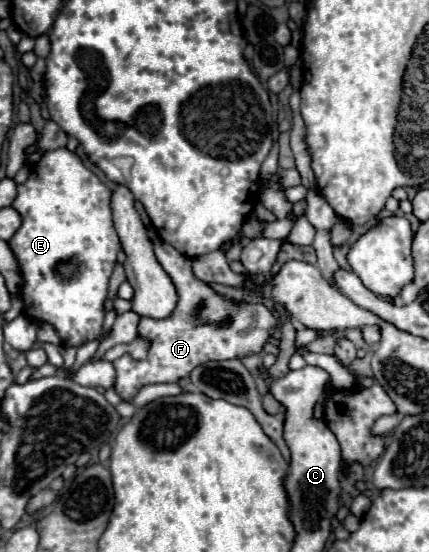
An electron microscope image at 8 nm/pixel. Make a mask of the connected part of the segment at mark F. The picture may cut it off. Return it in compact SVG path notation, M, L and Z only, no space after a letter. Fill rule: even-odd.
M156 238L152 244L154 244L158 262L162 264L162 268L168 272L168 276L174 280L174 286L178 288L178 306L166 320L150 320L150 318L140 320L138 332L142 332L142 336L150 336L152 340L152 348L144 360L136 362L136 360L130 360L130 356L126 354L114 360L114 368L116 368L114 388L126 402L130 402L144 384L178 382L180 378L186 378L198 364L204 364L210 360L242 358L246 354L260 352L278 326L278 320L266 306L230 304L214 290L210 290L206 284L202 284L192 274L190 258L182 256L174 246L166 244L160 238ZM198 300L210 300L210 304L206 304L202 312L196 312ZM202 316L206 316L210 324L202 324ZM222 316L234 316L234 320L230 322L230 328L226 326L222 328Z

